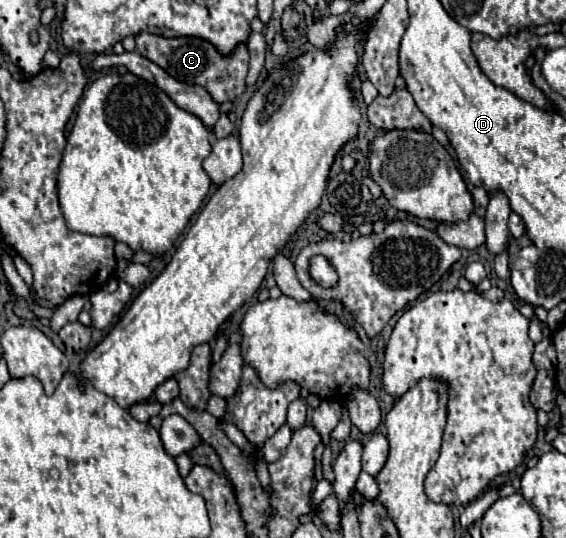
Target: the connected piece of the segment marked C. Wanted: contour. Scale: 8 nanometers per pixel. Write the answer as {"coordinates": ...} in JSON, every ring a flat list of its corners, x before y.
{"coordinates":[[141,32,137,34,137,52,149,58,151,62,155,62,157,66,161,66,163,70,167,70,173,78,187,84,203,86,219,104,227,100,235,100,245,90,245,74,249,62,249,52,245,44,239,44,229,56,223,56,211,42,203,38,191,38,191,36,165,38,165,36]]}

